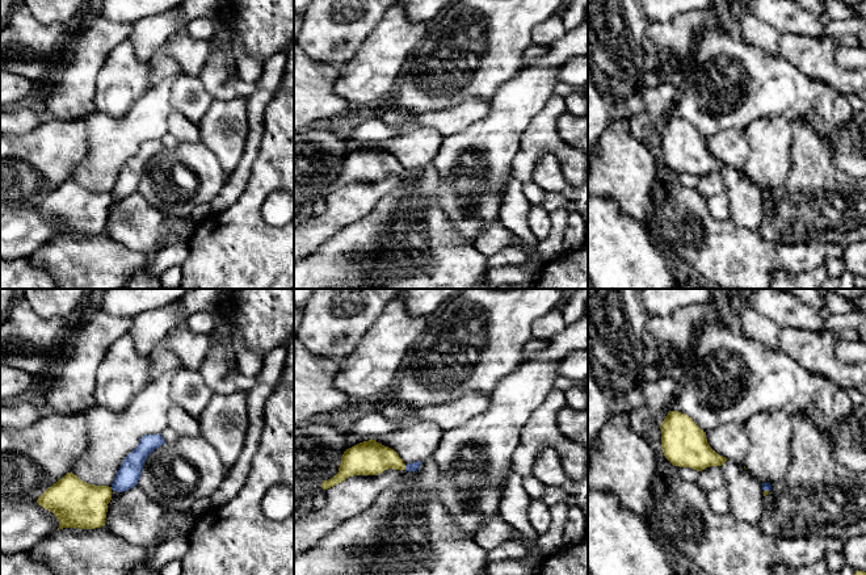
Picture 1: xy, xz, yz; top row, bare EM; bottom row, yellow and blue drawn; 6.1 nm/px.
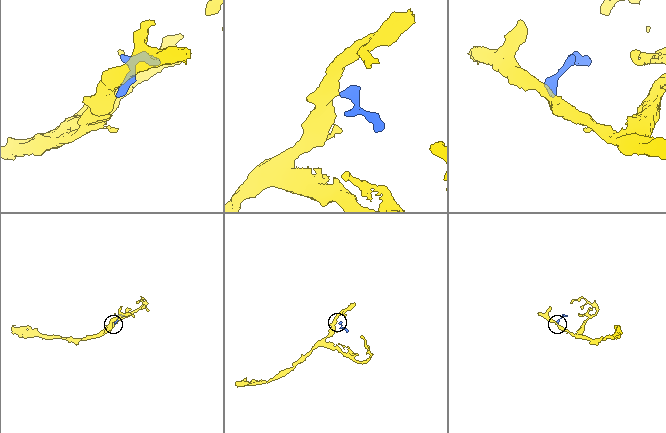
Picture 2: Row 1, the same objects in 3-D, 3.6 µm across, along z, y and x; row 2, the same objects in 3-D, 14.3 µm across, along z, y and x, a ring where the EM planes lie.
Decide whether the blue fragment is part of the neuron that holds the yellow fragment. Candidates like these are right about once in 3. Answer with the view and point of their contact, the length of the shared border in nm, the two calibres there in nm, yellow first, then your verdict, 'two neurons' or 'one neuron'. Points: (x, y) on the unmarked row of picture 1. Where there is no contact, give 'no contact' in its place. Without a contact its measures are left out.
xz (404, 173) | 30 nm | 200/50 nm | one neuron

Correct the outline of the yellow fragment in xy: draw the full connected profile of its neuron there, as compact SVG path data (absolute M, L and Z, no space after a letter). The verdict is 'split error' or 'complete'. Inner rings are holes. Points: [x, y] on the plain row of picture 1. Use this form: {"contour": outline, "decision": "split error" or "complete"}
{"contour": "M72 179L49 193L37 209L55 221L59 235L94 235L105 231L112 193L88 190Z", "decision": "complete"}

